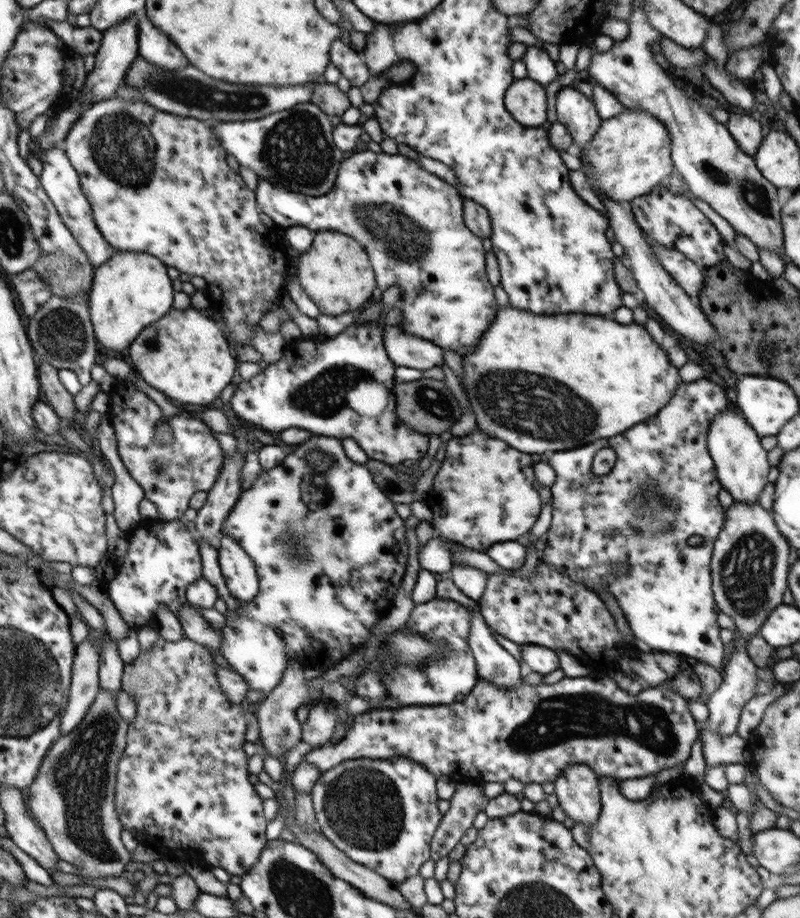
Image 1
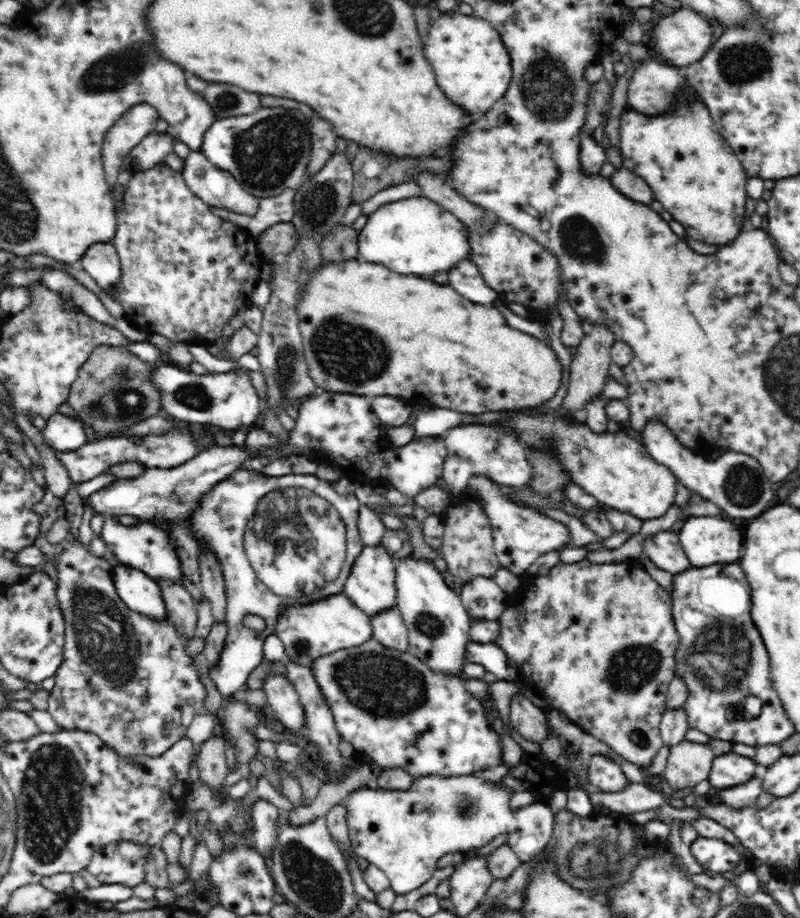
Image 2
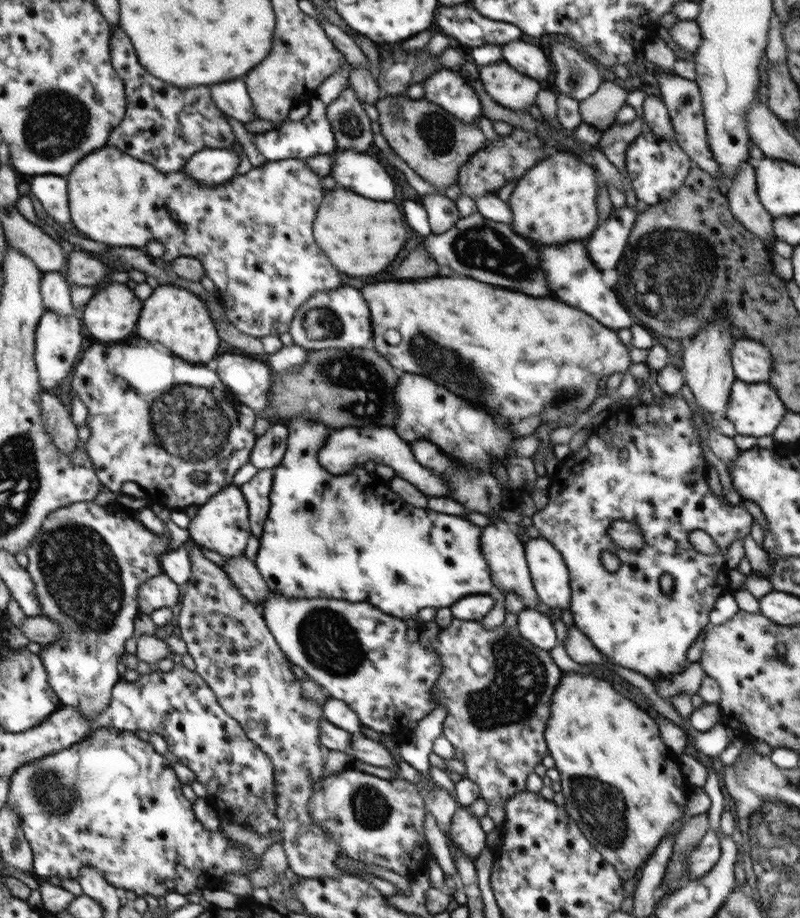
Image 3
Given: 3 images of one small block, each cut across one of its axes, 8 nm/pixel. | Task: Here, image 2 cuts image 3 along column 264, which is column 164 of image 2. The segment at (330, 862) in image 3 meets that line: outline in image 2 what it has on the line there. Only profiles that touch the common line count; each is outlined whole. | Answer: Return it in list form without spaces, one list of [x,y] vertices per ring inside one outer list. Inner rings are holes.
[[[71,534],[63,542],[63,551],[56,561],[58,583],[56,584],[56,595],[58,595],[58,605],[62,609],[65,620],[65,638],[63,646],[63,660],[55,675],[56,681],[52,692],[49,693],[48,708],[53,719],[58,726],[66,730],[86,730],[99,736],[108,746],[126,760],[134,762],[134,756],[160,756],[164,751],[174,746],[180,738],[187,736],[187,728],[192,724],[194,717],[204,711],[204,699],[206,689],[203,682],[200,682],[200,672],[194,663],[194,657],[188,656],[184,652],[184,646],[188,641],[175,622],[169,620],[152,620],[143,614],[138,614],[130,610],[124,601],[118,596],[113,583],[113,567],[106,561],[106,557],[96,557],[89,551],[89,547],[82,547],[79,538],[73,539]]]

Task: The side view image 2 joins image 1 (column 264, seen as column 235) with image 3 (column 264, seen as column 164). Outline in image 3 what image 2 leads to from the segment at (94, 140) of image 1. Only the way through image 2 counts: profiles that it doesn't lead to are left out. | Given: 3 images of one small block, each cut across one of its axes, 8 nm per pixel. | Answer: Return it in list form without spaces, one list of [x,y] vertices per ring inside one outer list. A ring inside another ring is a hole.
[[[106,144],[98,150],[82,157],[77,162],[76,168],[66,175],[70,178],[70,202],[69,210],[74,210],[74,224],[80,232],[84,233],[90,240],[101,242],[112,247],[130,246],[139,248],[146,252],[146,244],[150,240],[157,240],[164,246],[162,259],[167,264],[172,264],[175,258],[181,256],[191,256],[197,258],[202,263],[205,275],[213,280],[217,292],[216,295],[225,310],[227,320],[232,323],[240,332],[264,338],[264,336],[279,336],[284,332],[289,332],[294,313],[304,302],[317,292],[330,292],[336,290],[344,281],[344,277],[339,270],[334,268],[330,259],[319,249],[313,235],[313,222],[322,202],[326,196],[321,179],[306,167],[305,160],[298,159],[296,156],[277,161],[266,161],[260,167],[253,167],[244,175],[234,175],[229,184],[220,186],[202,186],[202,183],[195,181],[192,177],[185,174],[184,169],[173,173],[163,173],[152,163],[142,162],[141,159],[134,158],[133,155],[126,154],[125,151],[118,150],[116,147]]]

